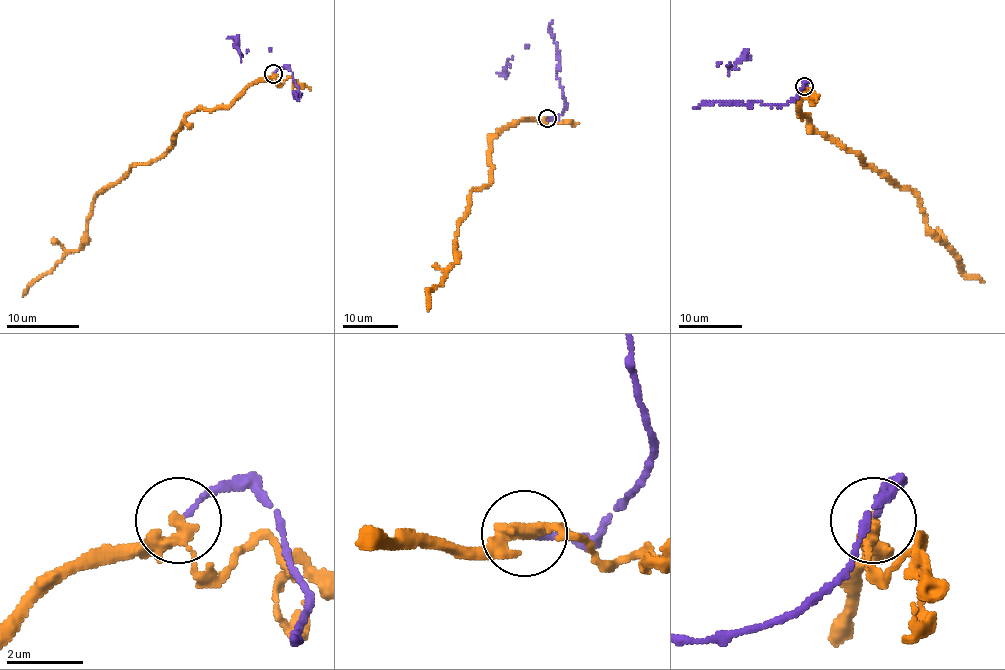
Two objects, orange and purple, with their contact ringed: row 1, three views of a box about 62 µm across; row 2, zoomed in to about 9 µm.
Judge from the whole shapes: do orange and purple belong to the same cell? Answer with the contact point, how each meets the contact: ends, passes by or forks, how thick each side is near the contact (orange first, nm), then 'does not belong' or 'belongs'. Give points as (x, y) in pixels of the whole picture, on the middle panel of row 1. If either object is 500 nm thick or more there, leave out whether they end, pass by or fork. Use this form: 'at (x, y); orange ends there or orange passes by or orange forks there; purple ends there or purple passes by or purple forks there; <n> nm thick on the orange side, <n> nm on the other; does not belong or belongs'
at (547, 118); orange forks there; purple ends there; 170 nm thick on the orange side, 130 nm on the other; does not belong

